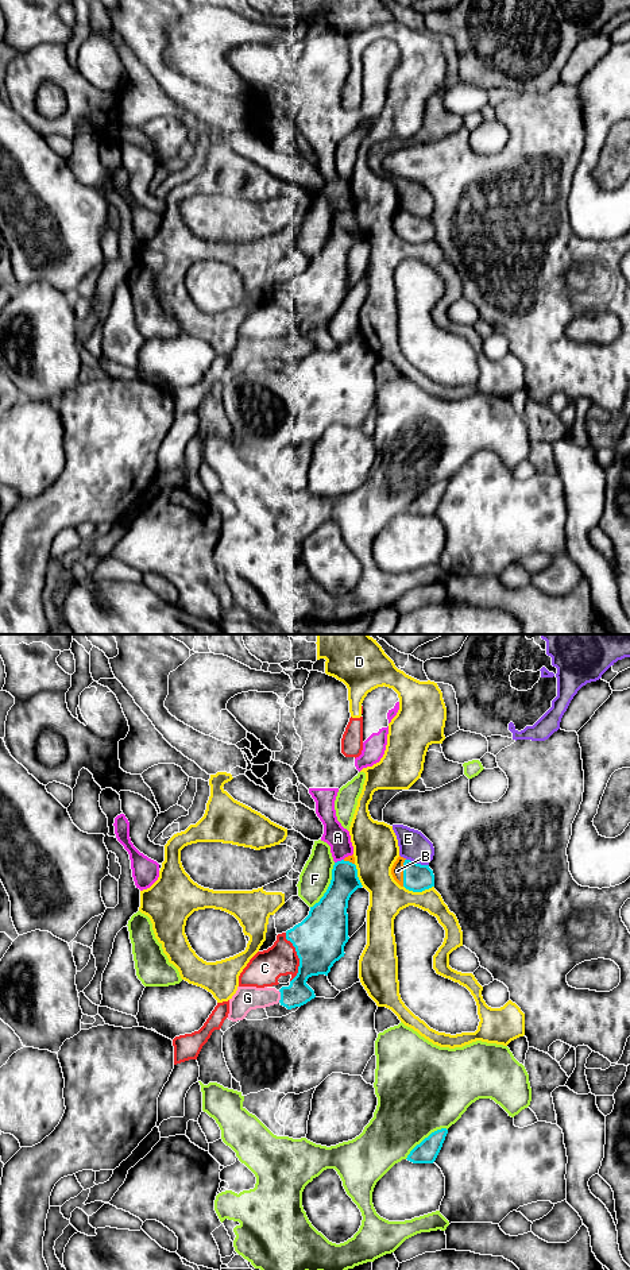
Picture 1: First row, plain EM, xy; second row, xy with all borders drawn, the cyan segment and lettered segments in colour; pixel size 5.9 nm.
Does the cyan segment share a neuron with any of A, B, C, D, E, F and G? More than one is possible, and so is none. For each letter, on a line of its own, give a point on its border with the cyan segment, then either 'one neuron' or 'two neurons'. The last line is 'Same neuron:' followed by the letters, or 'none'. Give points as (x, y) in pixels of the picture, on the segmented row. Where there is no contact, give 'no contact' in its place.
A: contact xy (339, 861); two neurons
B: contact xy (404, 872); one neuron
C: contact xy (298, 957); two neurons
D: contact xy (418, 891); two neurons
E: contact xy (416, 863); two neurons
F: contact xy (329, 886); two neurons
G: contact xy (281, 996); one neuron
Same neuron: B, G

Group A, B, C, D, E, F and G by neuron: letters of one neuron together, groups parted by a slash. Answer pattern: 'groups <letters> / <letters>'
groups A / B G / C D / E / F

